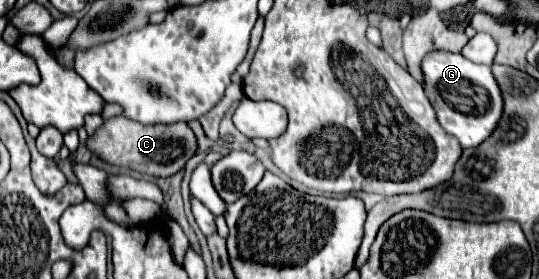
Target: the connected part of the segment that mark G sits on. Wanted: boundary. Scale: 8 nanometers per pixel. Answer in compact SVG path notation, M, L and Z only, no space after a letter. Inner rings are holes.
M429 52L423 60L423 76L425 76L425 92L437 112L439 124L447 134L455 136L463 148L477 148L483 144L499 126L503 116L503 94L497 84L497 78L491 66L473 64L463 54L453 52ZM453 98L463 98L469 108L461 108L461 104L453 104Z

